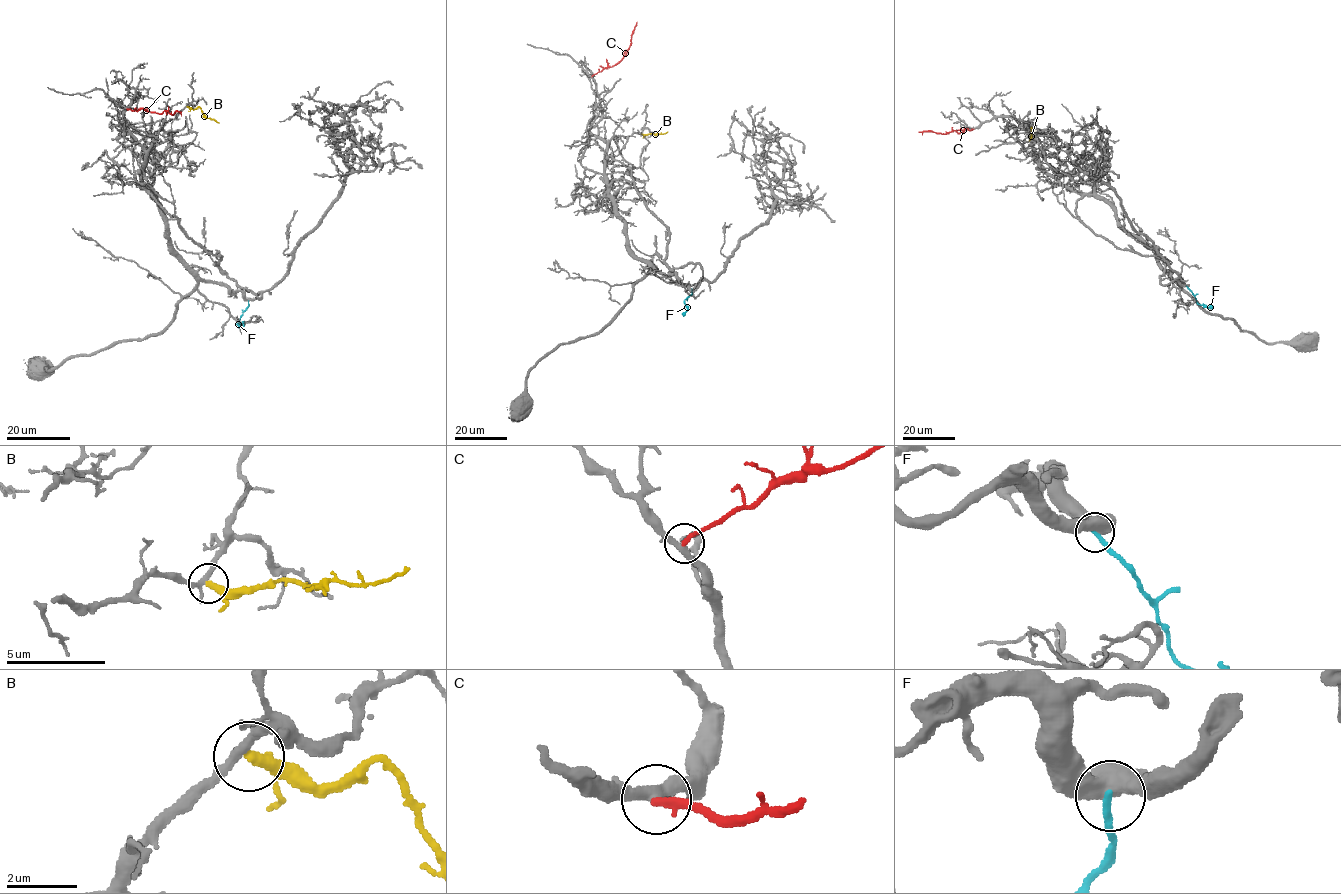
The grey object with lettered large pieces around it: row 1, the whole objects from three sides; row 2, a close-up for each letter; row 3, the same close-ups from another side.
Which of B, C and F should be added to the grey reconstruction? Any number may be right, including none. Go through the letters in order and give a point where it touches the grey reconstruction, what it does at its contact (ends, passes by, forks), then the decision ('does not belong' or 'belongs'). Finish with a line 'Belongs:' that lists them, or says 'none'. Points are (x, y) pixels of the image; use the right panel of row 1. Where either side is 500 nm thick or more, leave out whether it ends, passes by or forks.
B: meets grey at (1031, 127); it ends there; does not belong
C: meets grey at (973, 129); it ends there; belongs
F: meets grey at (1187, 286); does not belong
Belongs: C

